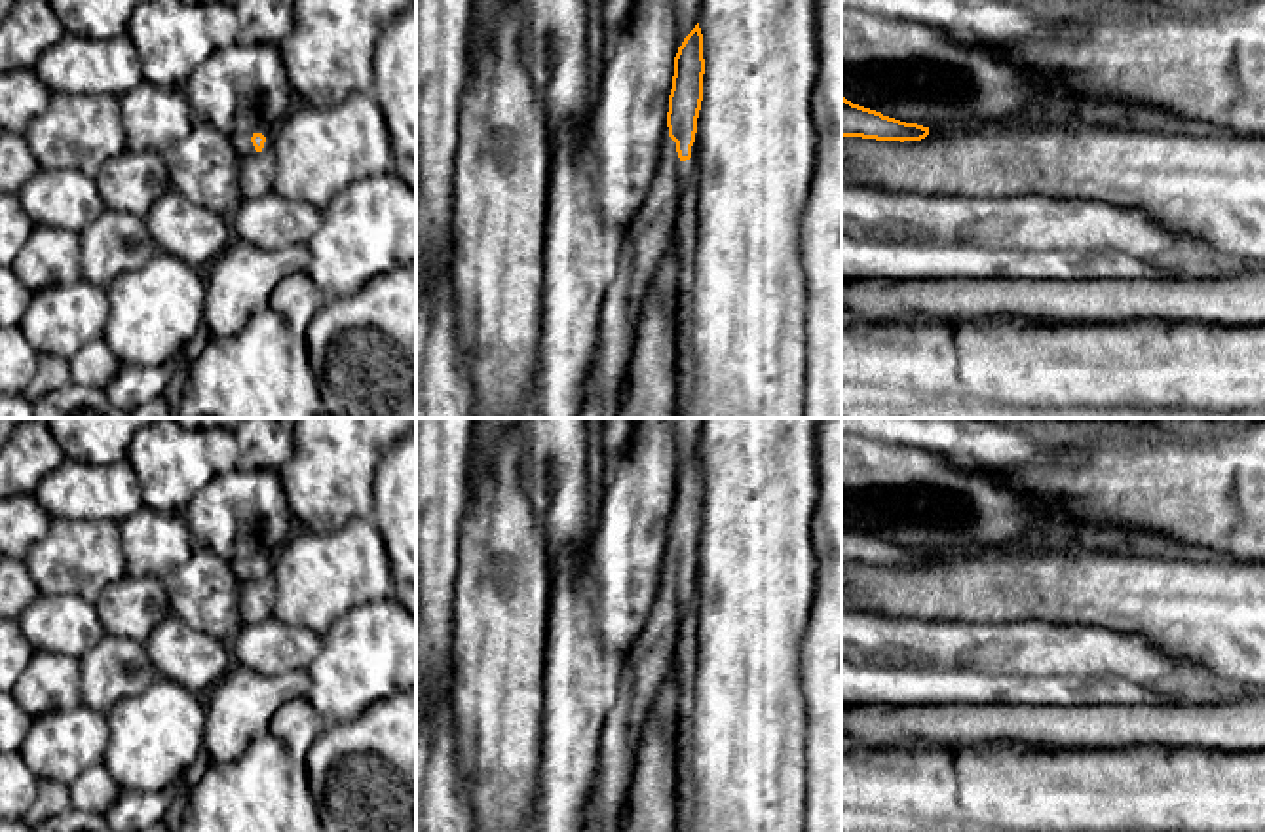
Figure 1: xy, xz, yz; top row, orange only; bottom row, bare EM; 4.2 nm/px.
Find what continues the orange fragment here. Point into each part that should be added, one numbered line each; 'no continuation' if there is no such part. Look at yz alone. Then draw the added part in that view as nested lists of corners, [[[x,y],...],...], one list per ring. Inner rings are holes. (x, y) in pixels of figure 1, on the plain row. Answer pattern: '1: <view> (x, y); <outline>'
no continuation

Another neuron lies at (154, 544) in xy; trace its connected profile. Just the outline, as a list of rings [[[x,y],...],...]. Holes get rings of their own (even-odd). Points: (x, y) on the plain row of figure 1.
[[[142,505],[118,522],[127,574],[163,579],[198,549],[184,513],[161,513]]]

